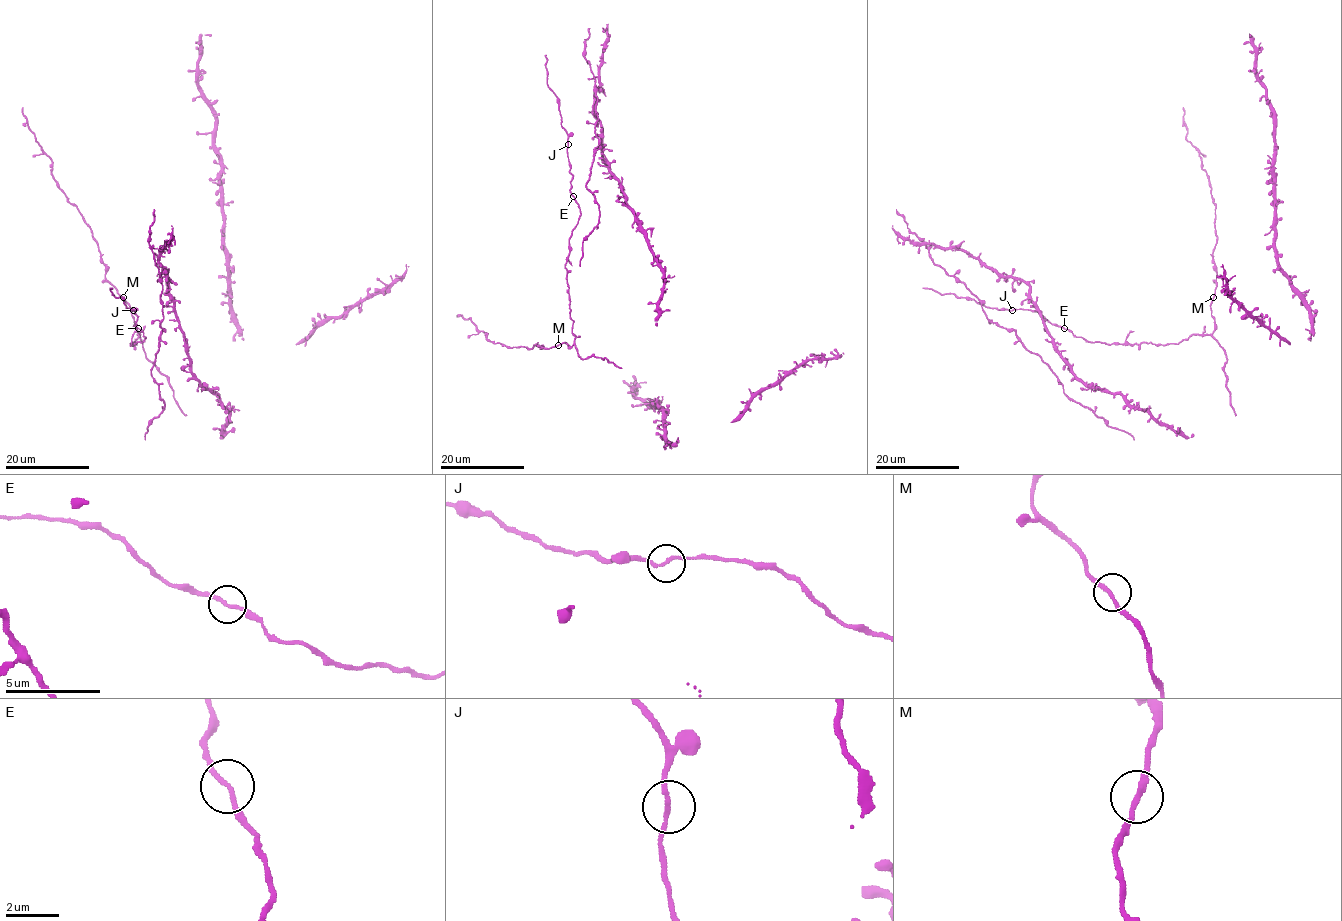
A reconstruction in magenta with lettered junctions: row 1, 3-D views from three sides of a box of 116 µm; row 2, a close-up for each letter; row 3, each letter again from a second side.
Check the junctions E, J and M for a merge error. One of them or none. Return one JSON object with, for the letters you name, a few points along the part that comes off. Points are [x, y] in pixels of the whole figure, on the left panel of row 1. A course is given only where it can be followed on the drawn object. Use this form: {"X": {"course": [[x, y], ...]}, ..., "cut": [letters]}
{"cut": []}

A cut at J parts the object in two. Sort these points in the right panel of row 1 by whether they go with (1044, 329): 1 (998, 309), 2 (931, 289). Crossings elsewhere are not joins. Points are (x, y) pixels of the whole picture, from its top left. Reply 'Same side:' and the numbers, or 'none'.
Same side: none

